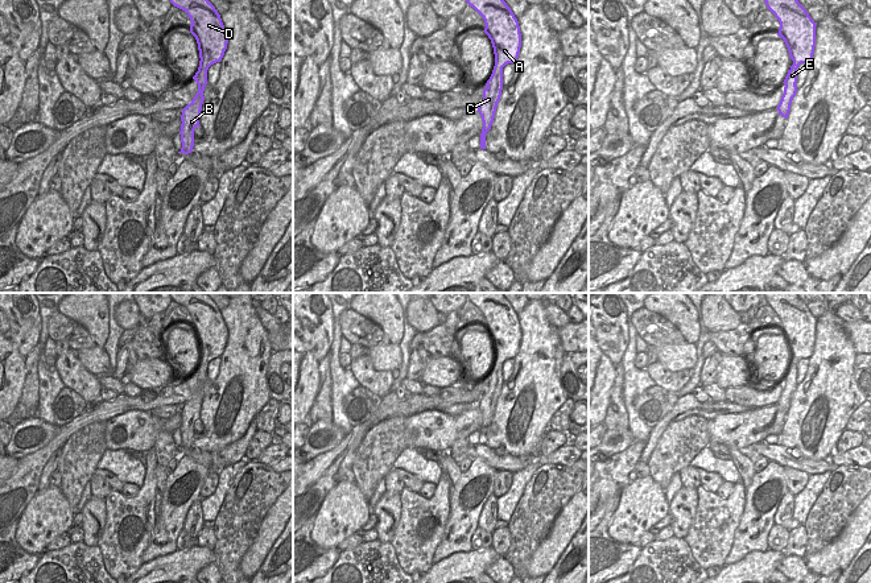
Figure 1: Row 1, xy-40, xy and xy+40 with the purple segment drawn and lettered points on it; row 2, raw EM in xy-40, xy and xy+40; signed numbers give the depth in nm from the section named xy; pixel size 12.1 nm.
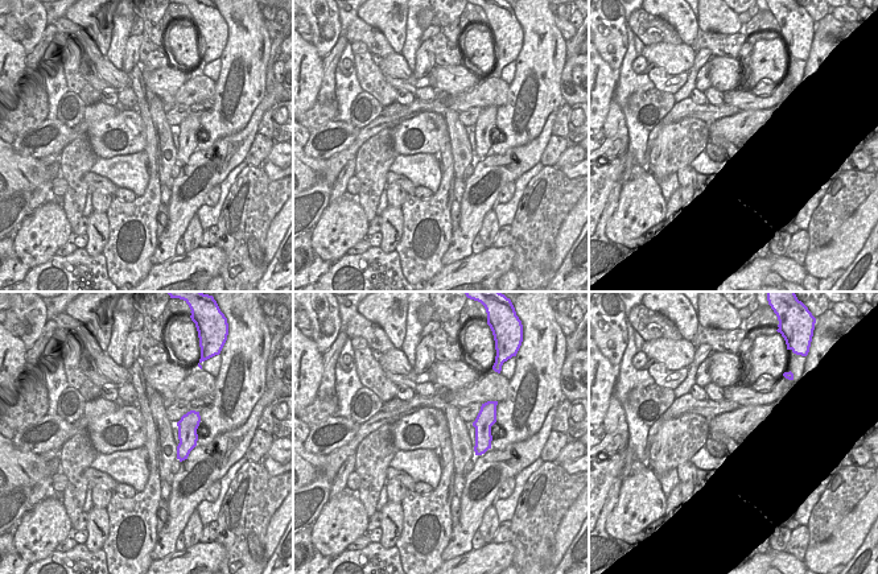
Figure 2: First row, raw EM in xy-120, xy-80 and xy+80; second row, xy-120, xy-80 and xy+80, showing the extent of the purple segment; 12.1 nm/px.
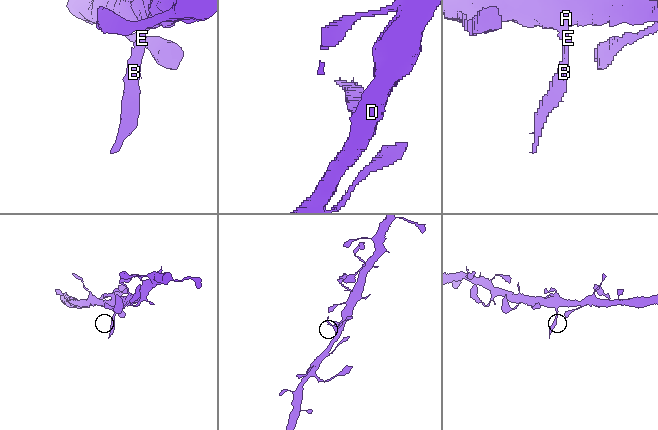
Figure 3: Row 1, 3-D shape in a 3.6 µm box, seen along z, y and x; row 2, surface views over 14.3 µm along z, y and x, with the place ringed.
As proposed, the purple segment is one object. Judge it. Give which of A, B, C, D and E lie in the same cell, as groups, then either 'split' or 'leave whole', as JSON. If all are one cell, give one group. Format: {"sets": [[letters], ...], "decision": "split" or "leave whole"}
{"sets": [["A", "D"], ["B", "C", "E"]], "decision": "split"}

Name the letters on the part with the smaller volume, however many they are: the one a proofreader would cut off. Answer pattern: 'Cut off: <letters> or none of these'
Cut off: B, C, E

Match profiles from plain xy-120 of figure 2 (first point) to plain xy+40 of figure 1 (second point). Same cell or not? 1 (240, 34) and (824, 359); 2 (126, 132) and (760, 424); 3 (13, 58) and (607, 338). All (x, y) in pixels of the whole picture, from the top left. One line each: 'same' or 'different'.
1: same
2: same
3: different

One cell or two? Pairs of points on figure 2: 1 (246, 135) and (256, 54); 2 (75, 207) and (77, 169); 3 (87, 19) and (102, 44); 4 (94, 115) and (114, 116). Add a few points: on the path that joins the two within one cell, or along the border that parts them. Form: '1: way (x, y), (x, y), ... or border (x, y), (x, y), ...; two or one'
1: border (264, 98), (243, 128), (219, 139); two
2: way (75, 198), (75, 178); one
3: way (94, 25), (101, 37); one
4: way (99, 116), (108, 116); one

